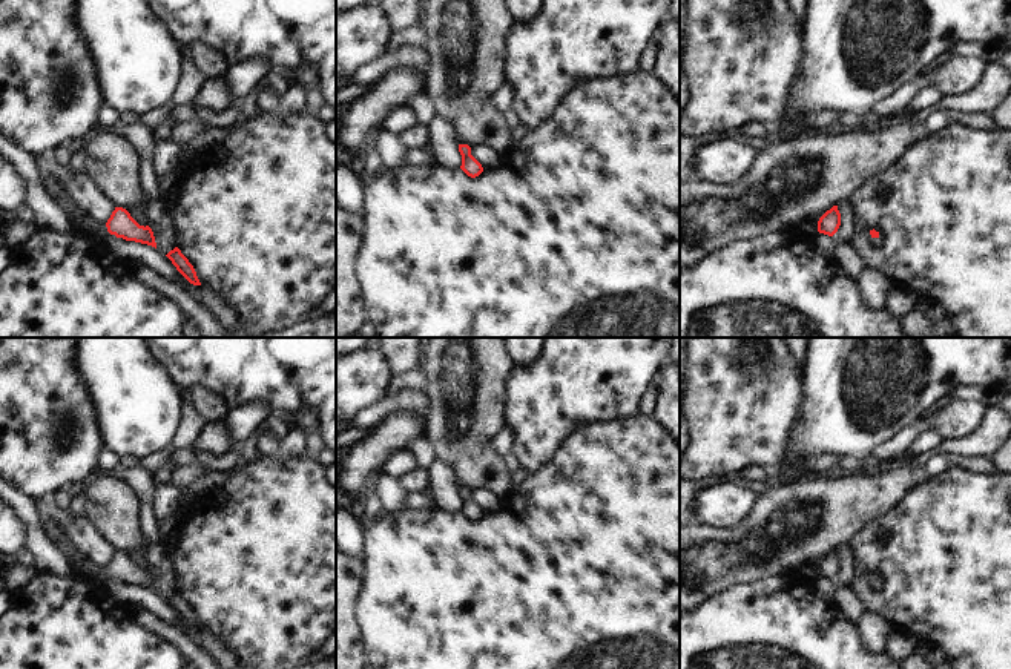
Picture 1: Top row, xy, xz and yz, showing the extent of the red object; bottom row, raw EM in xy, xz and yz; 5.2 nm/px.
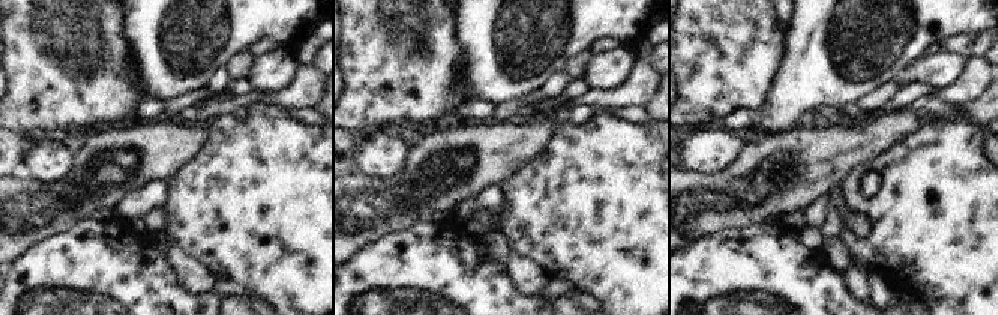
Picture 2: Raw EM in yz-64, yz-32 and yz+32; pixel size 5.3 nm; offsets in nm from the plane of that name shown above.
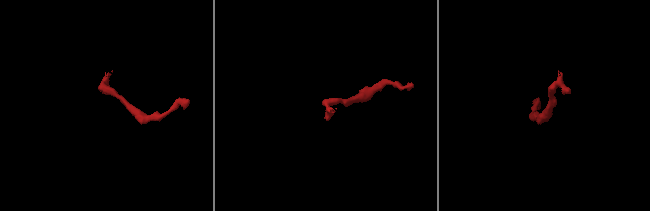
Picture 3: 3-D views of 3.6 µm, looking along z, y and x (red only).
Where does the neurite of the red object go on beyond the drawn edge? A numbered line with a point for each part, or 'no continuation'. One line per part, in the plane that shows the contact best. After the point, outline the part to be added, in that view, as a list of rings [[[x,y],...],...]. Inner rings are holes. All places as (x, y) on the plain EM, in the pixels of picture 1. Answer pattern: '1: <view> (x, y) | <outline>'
no continuation

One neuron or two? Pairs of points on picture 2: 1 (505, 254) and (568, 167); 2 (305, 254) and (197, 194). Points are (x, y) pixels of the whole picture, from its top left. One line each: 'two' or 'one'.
1: two
2: one

